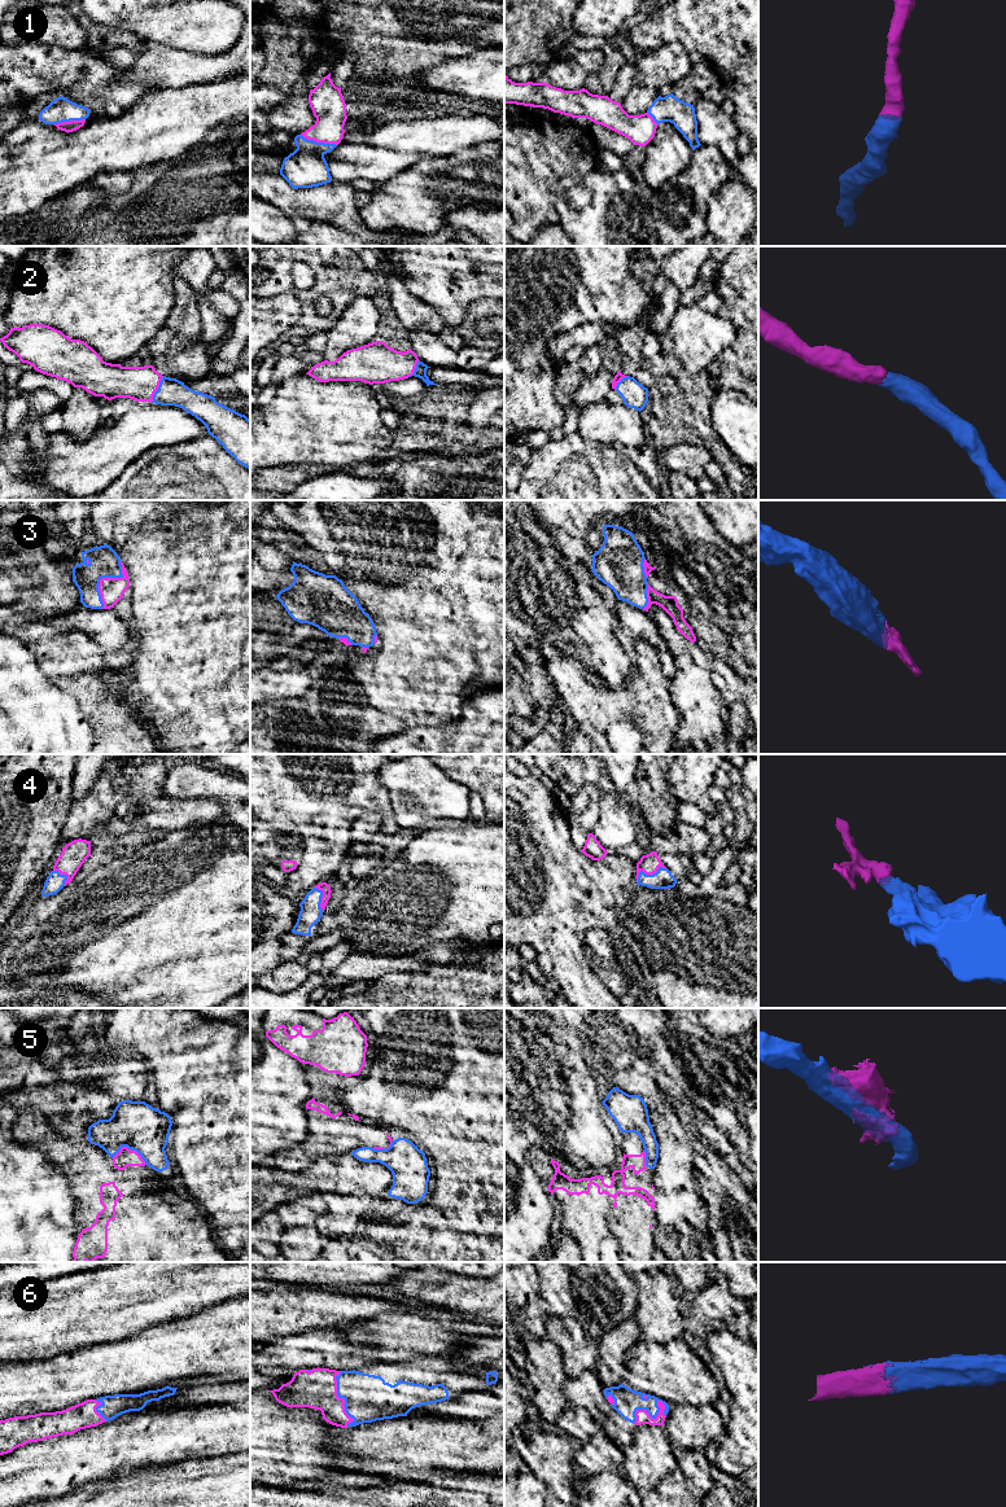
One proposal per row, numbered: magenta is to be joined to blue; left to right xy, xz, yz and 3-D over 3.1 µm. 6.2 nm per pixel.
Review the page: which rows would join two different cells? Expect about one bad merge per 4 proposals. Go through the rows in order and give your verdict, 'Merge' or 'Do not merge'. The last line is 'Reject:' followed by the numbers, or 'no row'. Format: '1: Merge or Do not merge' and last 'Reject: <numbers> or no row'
1: Merge
2: Merge
3: Merge
4: Merge
5: Do not merge
6: Merge
Reject: 5

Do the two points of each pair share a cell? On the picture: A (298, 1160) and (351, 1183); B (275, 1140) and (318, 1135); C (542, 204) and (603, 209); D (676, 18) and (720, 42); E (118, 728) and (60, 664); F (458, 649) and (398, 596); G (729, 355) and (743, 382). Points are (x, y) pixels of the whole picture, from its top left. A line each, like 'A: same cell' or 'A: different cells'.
A: different cells
B: different cells
C: different cells
D: same cell
E: same cell
F: same cell
G: same cell

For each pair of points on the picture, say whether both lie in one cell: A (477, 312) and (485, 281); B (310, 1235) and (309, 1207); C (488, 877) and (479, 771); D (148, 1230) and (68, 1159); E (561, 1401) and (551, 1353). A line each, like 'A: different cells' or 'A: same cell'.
A: different cells
B: different cells
C: different cells
D: same cell
E: same cell

